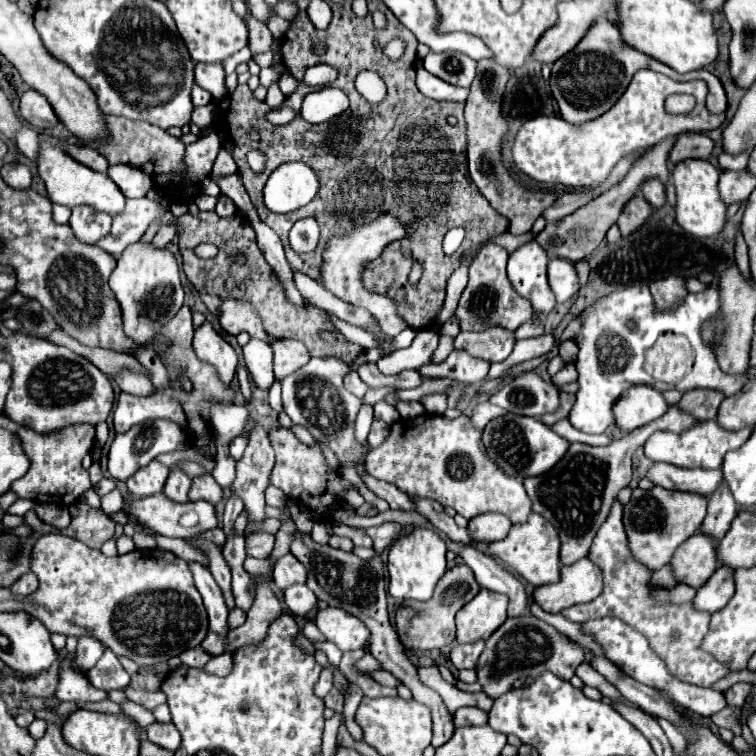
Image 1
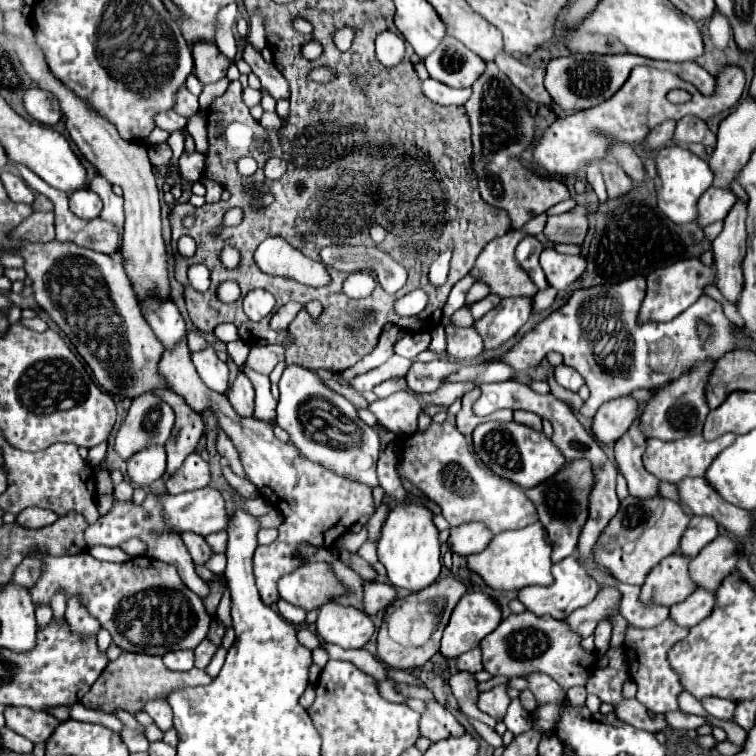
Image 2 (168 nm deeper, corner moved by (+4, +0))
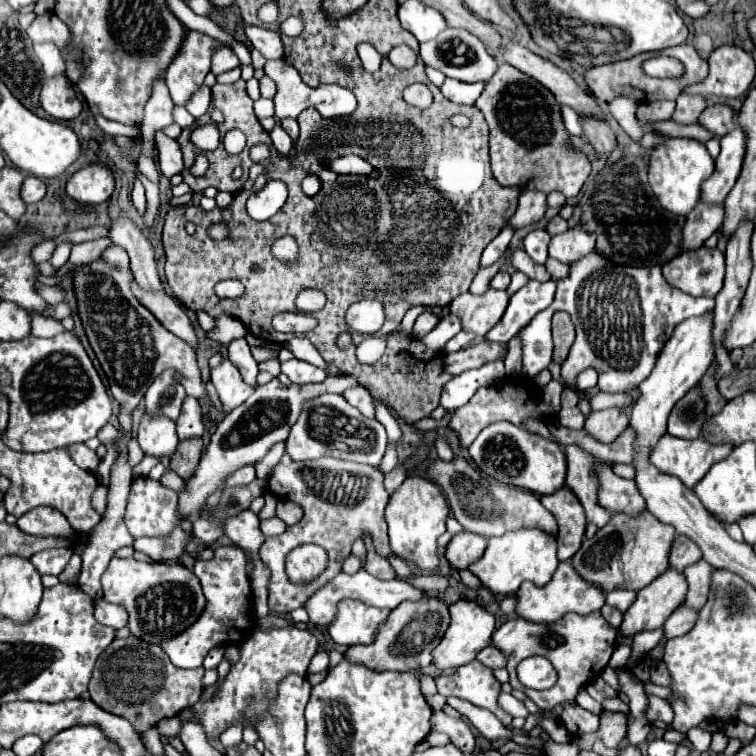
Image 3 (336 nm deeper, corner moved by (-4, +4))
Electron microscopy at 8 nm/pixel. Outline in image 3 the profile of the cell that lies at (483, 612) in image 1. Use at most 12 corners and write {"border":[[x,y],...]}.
{"border":[[472,600],[450,606],[450,626],[432,650],[454,670],[492,644],[496,618]]}

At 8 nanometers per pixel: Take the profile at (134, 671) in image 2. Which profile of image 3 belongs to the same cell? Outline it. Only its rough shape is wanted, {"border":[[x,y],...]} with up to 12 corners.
{"border":[[116,638],[88,692],[144,734],[202,694],[204,668]]}

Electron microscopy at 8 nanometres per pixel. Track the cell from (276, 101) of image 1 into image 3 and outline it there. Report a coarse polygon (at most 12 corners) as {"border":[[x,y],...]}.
{"border":[[280,124],[270,132],[274,148],[288,156],[292,148],[290,136]]}

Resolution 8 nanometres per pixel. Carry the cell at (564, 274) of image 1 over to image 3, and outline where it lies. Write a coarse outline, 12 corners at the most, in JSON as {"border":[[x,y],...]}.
{"border":[[568,228],[552,236],[548,252],[564,264],[596,244],[594,232]]}

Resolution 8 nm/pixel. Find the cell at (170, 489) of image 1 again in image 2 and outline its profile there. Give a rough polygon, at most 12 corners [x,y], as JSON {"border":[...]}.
{"border":[[154,390],[176,412],[166,444],[166,474],[174,476],[196,450],[204,422],[172,390]]}

